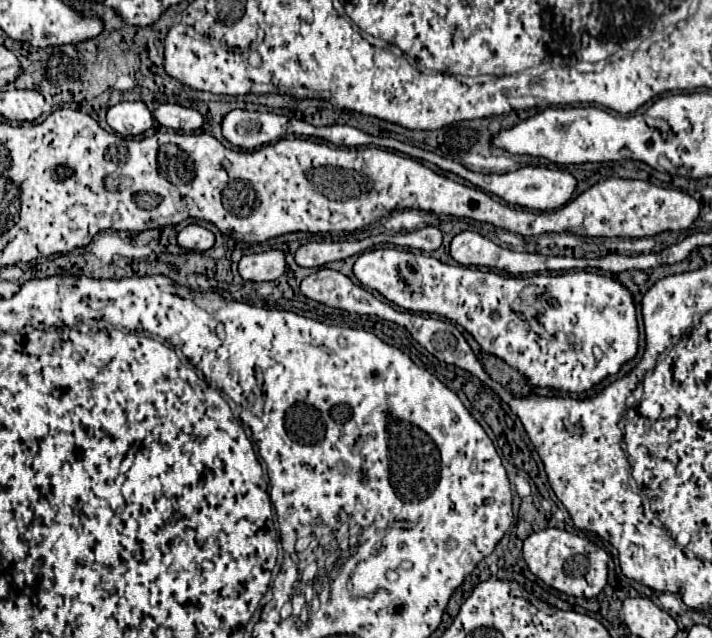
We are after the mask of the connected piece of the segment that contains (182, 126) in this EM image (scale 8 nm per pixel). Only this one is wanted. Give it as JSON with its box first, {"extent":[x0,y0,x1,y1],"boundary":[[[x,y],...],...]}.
{"extent":[155,103,203,133],"boundary":[[[163,103],[155,111],[155,119],[169,129],[191,133],[197,131],[203,125],[203,115],[197,109],[189,109],[183,105],[173,105],[173,103]]]}

